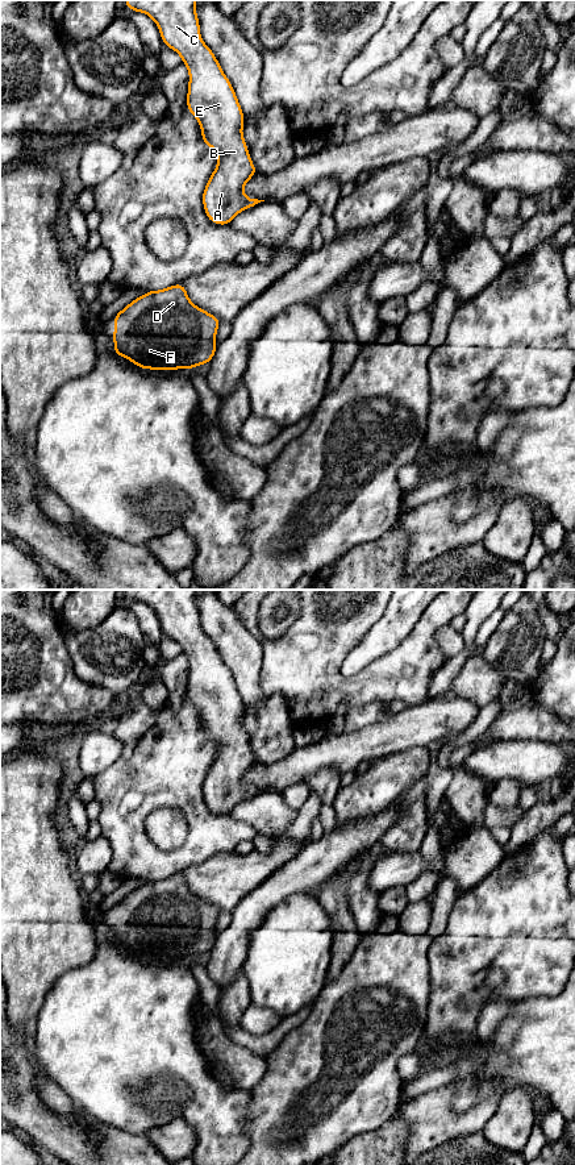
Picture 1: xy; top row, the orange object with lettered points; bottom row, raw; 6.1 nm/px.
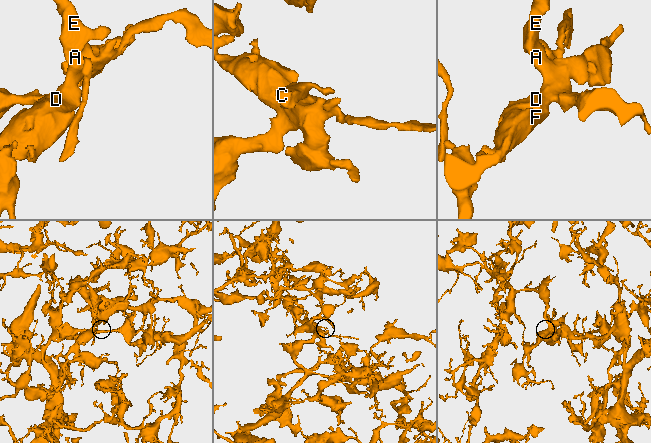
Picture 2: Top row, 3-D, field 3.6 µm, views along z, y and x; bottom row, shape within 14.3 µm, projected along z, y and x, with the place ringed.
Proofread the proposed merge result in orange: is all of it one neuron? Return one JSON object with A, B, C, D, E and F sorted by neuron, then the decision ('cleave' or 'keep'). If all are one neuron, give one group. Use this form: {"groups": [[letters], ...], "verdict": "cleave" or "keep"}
{"groups": [["A", "B", "C", "D", "E", "F"]], "verdict": "keep"}

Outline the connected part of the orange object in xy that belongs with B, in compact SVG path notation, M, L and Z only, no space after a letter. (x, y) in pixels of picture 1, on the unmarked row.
M125 590L125 596L150 606L159 617L163 634L175 640L188 658L188 702L197 708L204 733L214 738L218 745L217 757L203 782L204 800L213 814L229 815L239 802L264 790L243 785L245 774L258 764L242 725L245 706L230 670L222 662L213 641L200 627L196 590Z

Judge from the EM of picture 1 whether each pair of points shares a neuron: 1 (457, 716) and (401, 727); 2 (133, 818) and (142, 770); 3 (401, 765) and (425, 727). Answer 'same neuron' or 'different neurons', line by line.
1: same neuron
2: same neuron
3: different neurons

